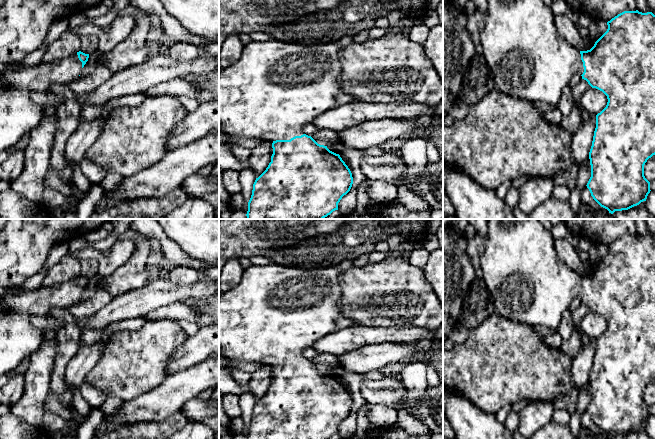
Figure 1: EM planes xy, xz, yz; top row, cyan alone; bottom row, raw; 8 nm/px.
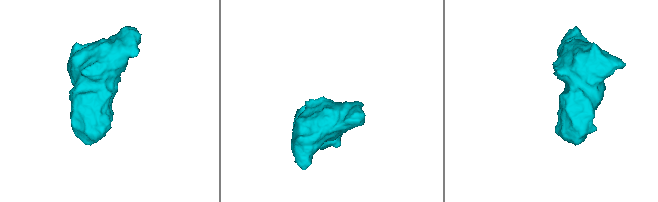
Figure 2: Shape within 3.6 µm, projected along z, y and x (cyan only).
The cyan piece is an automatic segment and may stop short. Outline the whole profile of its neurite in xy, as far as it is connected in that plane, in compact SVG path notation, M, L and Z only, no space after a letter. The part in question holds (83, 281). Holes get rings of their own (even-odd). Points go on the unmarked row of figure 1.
M81 275L53 286L39 286L27 290L24 286L6 287L7 294L0 298L4 306L0 314L0 377L10 376L18 365L36 352L44 341L46 332L35 328L30 322L31 316L49 317L55 308L67 308L79 303L89 278Z

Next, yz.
M488 219L488 233L485 237L485 246L482 256L478 259L482 269L483 279L490 292L495 311L509 319L520 323L528 324L534 328L542 326L551 330L557 330L563 312L569 309L570 303L576 297L582 300L592 312L602 315L608 323L606 331L596 339L596 352L594 355L592 370L589 376L591 389L591 401L587 407L593 423L609 437L628 434L641 426L646 425L650 417L650 406L644 400L644 389L649 382L655 379L655 239L652 236L642 237L636 235L624 235L607 246L607 255L595 266L594 270L587 275L579 275L565 264L558 256L554 238L539 219Z

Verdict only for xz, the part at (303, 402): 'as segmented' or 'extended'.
extended

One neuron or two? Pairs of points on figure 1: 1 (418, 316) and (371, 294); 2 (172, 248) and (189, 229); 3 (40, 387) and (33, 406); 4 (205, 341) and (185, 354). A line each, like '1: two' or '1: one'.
1: one
2: two
3: one
4: one

